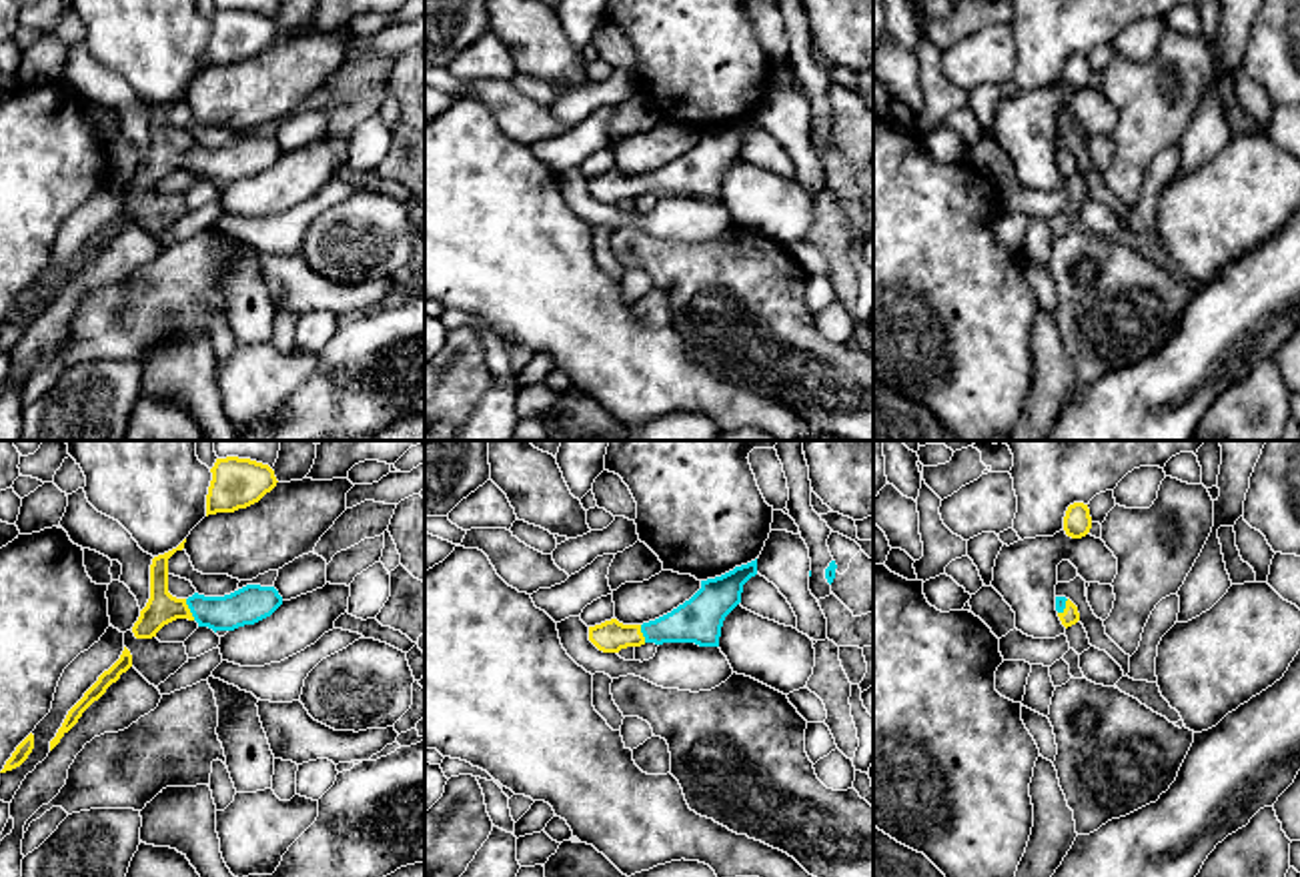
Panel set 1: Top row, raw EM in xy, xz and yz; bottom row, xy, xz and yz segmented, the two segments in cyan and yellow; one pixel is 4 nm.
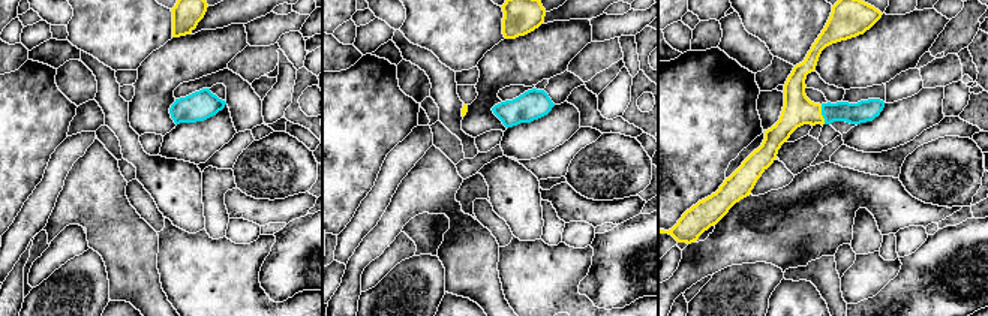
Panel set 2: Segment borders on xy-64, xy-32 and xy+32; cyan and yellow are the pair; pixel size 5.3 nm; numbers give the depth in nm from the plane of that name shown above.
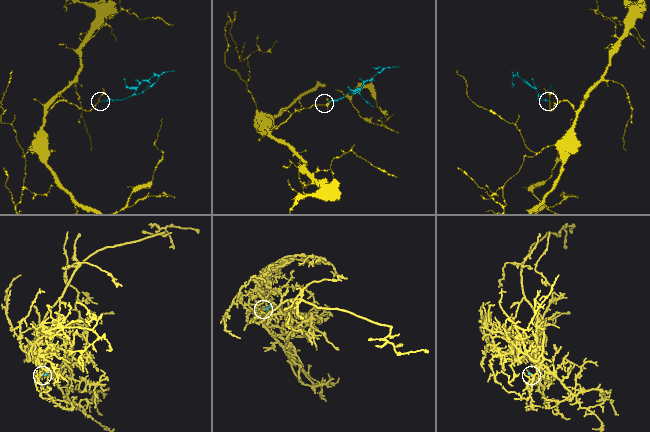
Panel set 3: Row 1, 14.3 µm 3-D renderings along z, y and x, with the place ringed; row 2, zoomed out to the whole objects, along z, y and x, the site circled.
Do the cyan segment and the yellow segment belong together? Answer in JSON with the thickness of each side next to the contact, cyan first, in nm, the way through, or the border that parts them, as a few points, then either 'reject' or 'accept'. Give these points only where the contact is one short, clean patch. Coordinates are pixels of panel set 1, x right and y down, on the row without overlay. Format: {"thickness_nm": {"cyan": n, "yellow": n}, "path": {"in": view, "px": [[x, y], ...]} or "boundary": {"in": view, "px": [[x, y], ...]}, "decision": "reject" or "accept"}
{"thickness_nm": {"cyan": 150, "yellow": 130}, "path": {"in": "xy", "px": [[251, 155], [245, 159], [189, 159], [161, 161]]}, "decision": "accept"}

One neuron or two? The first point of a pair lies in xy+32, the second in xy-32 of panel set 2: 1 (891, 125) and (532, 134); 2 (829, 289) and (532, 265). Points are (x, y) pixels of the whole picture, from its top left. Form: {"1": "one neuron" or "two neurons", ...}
{"1": "one neuron", "2": "two neurons"}

